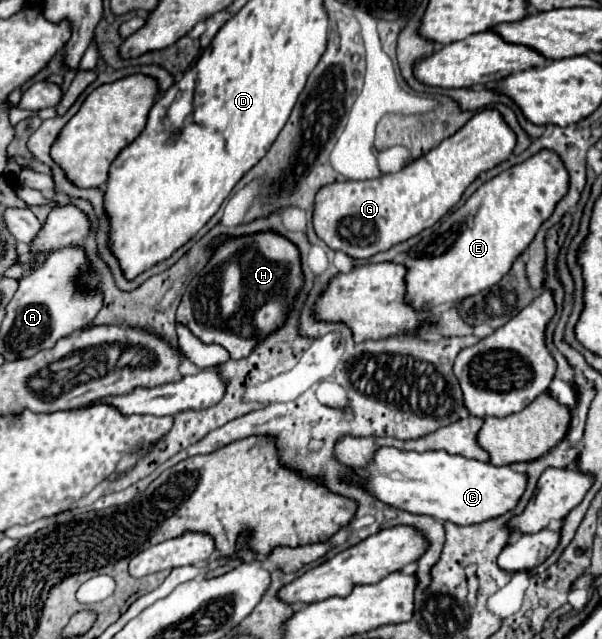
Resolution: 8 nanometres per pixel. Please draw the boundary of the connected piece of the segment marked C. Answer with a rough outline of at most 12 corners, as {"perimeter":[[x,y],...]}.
{"perimeter":[[380,448],[358,476],[394,508],[460,526],[514,510],[510,466]]}

